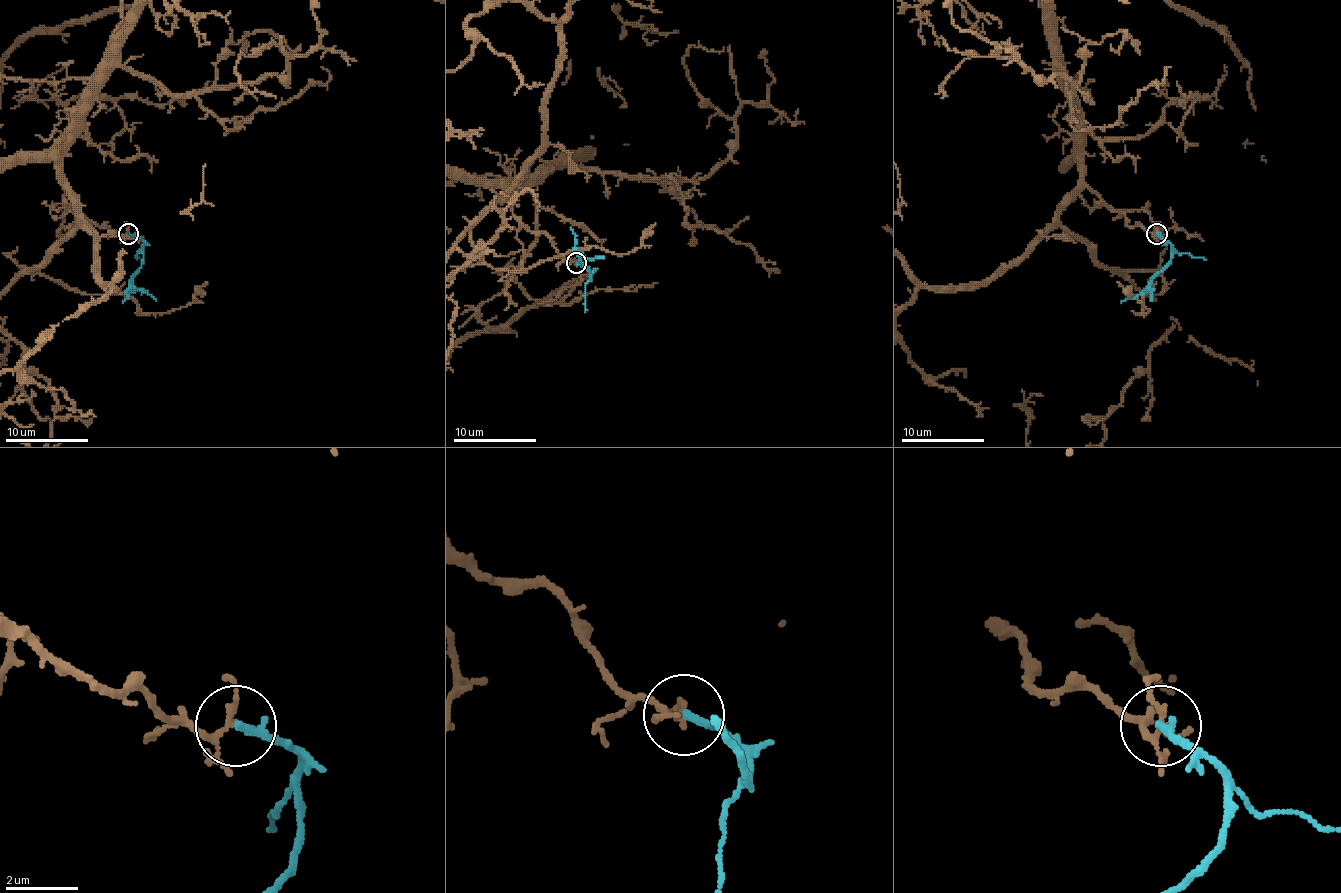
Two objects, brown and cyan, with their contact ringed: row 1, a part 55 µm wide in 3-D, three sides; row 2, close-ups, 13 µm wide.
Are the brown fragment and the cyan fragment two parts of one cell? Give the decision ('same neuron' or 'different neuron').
different neuron

